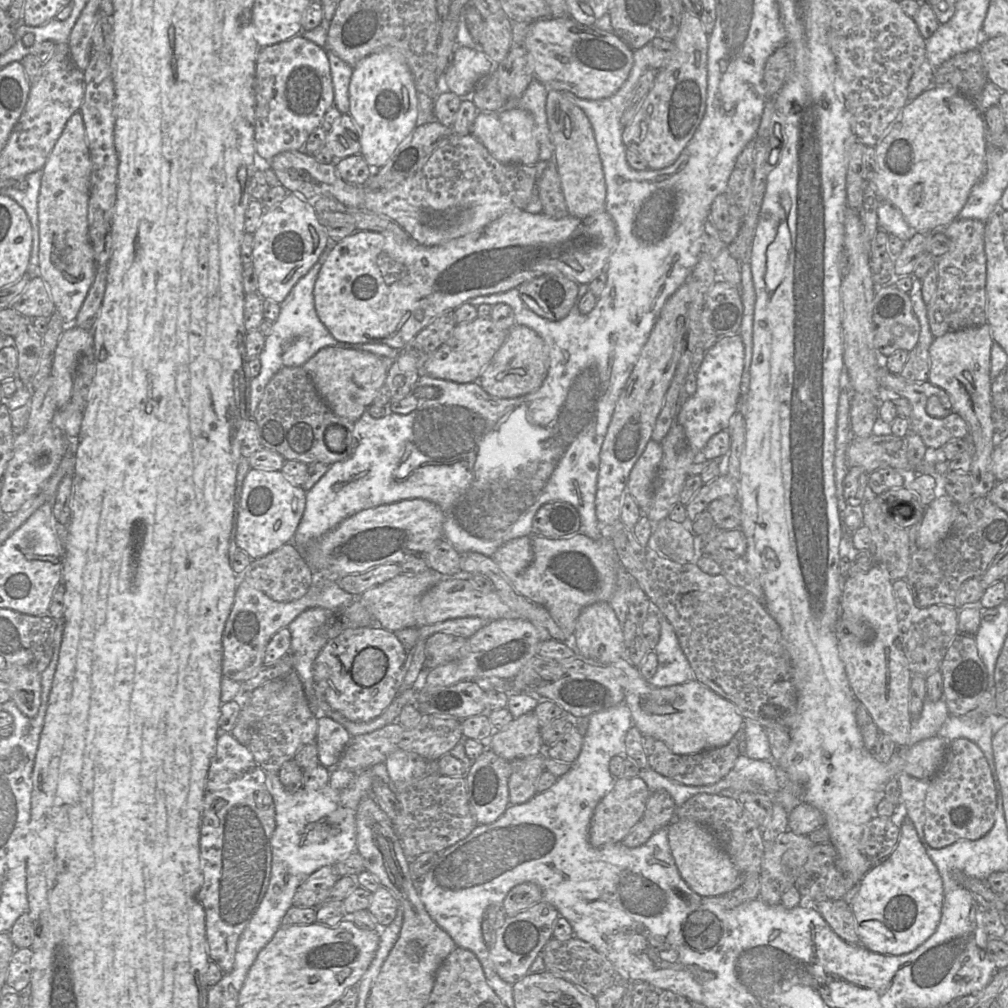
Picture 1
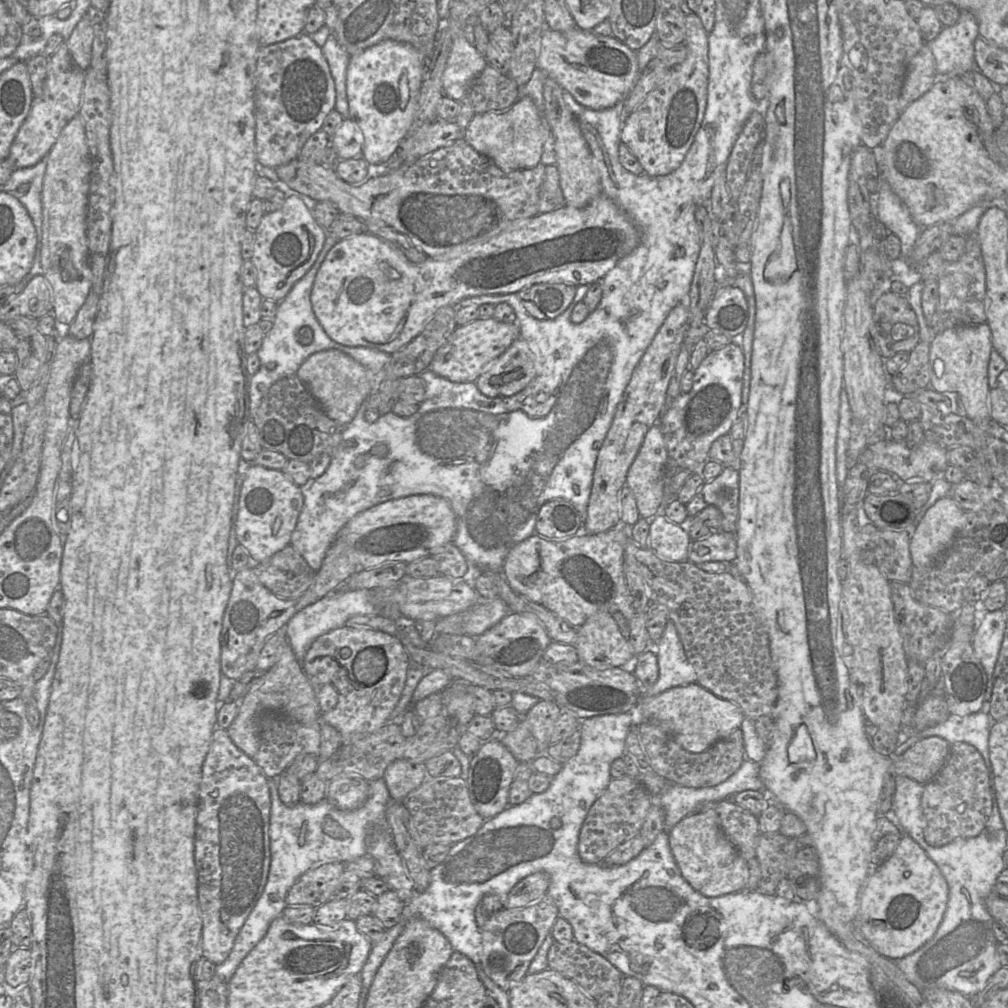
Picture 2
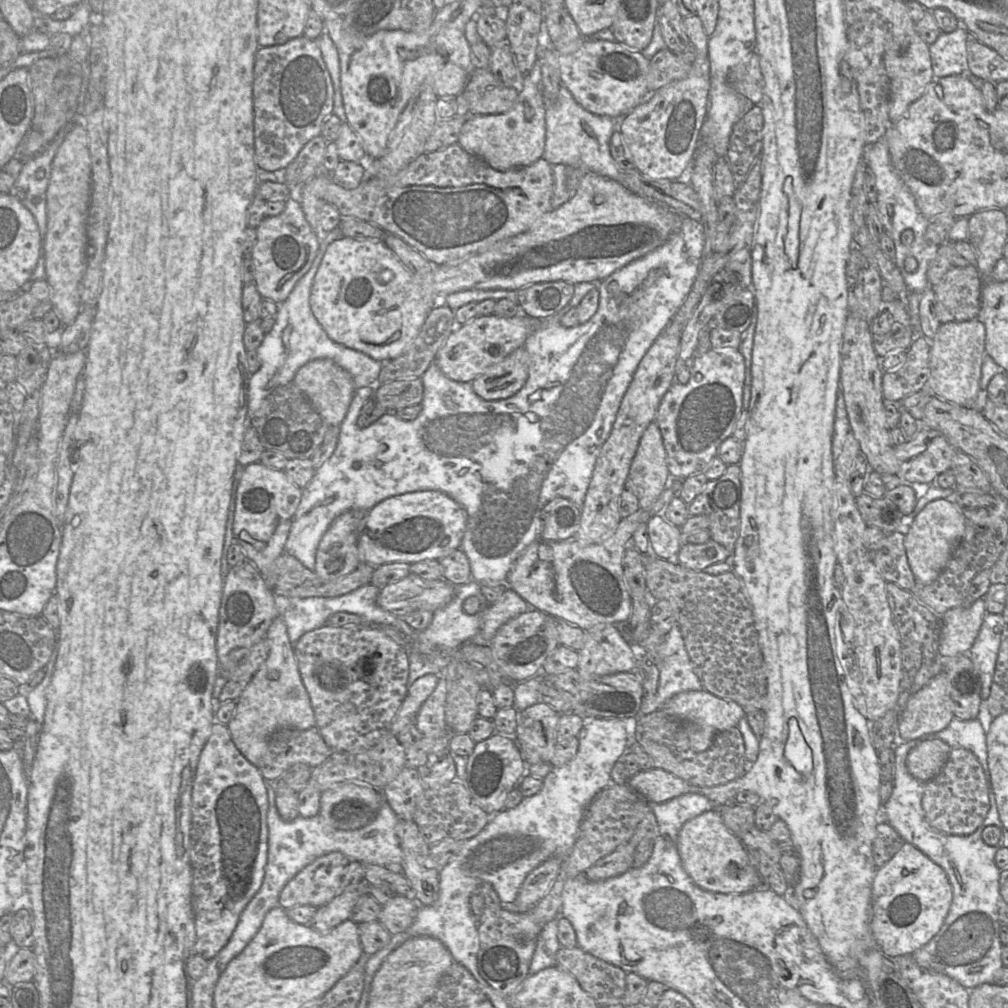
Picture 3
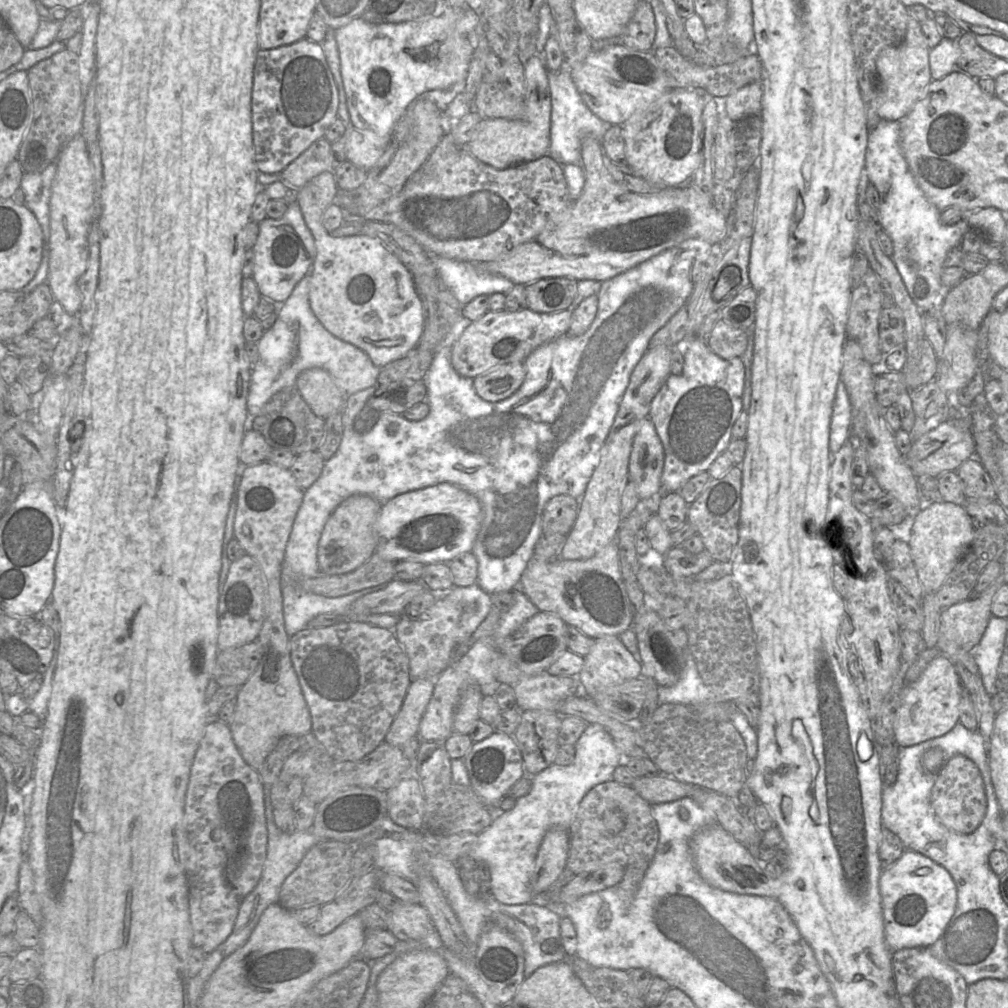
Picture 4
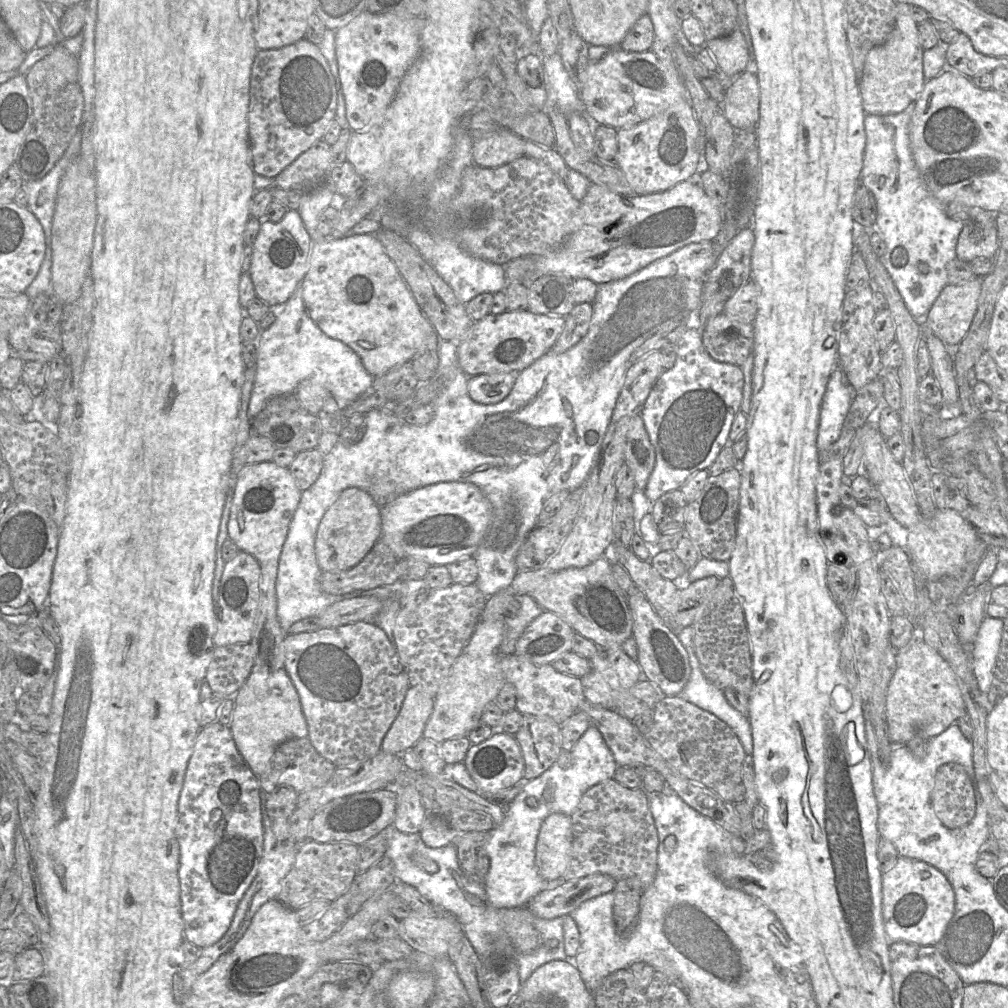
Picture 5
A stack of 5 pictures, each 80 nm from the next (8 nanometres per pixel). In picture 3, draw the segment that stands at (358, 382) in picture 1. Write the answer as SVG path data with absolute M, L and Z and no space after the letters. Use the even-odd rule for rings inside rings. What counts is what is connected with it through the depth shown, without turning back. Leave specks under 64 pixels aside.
M328 358L315 359L301 366L293 379L295 386L307 397L328 425L340 426L345 419L356 391L351 375Z

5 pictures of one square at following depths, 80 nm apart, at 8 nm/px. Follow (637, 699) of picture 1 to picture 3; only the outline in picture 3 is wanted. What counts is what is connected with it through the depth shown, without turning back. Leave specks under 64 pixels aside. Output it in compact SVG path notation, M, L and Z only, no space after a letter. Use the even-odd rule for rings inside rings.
M704 689L680 692L670 698L662 709L686 725L689 744L694 752L707 750L718 732L737 727L740 719L746 716L744 708L735 701L719 698Z

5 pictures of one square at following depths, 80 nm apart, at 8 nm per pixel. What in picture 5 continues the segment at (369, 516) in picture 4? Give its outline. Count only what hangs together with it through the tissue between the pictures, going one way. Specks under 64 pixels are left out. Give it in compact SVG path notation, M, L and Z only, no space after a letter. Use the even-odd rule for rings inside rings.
M361 488L343 490L324 514L317 530L315 551L323 571L342 571L359 564L382 534L381 508L372 496Z

